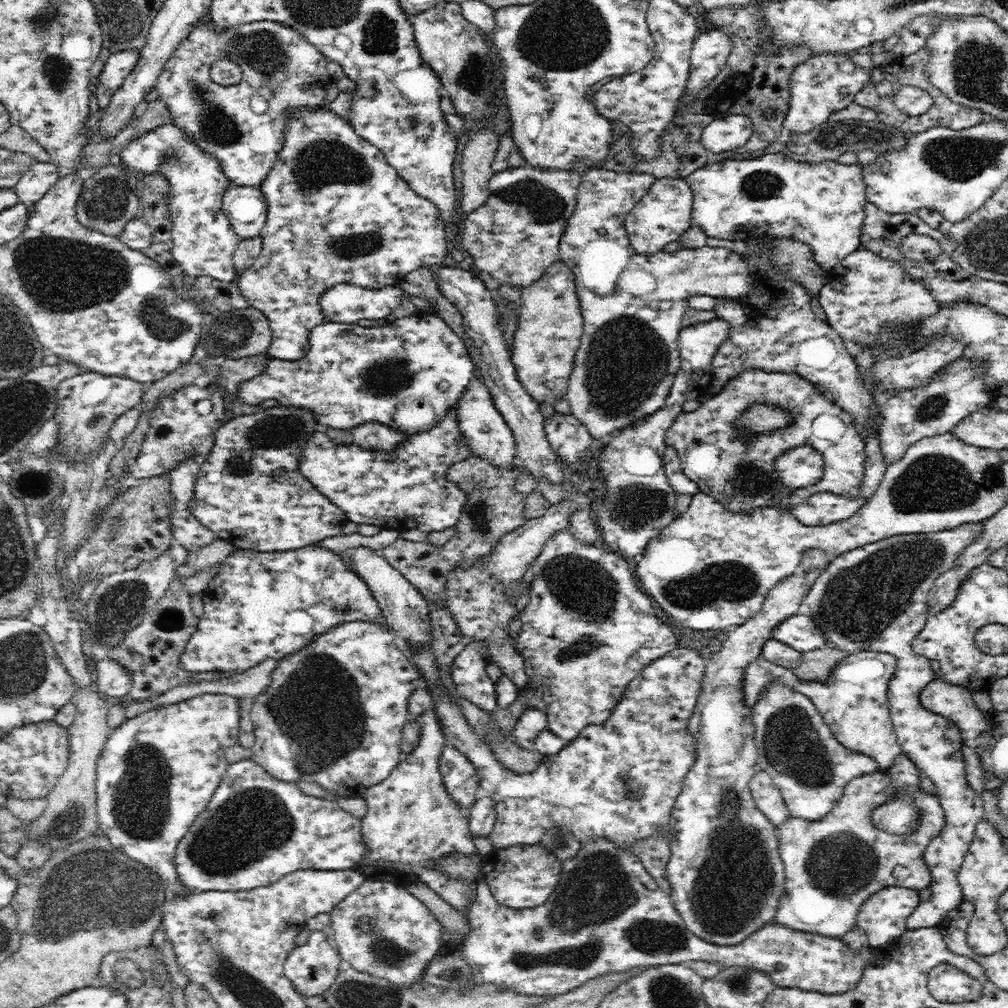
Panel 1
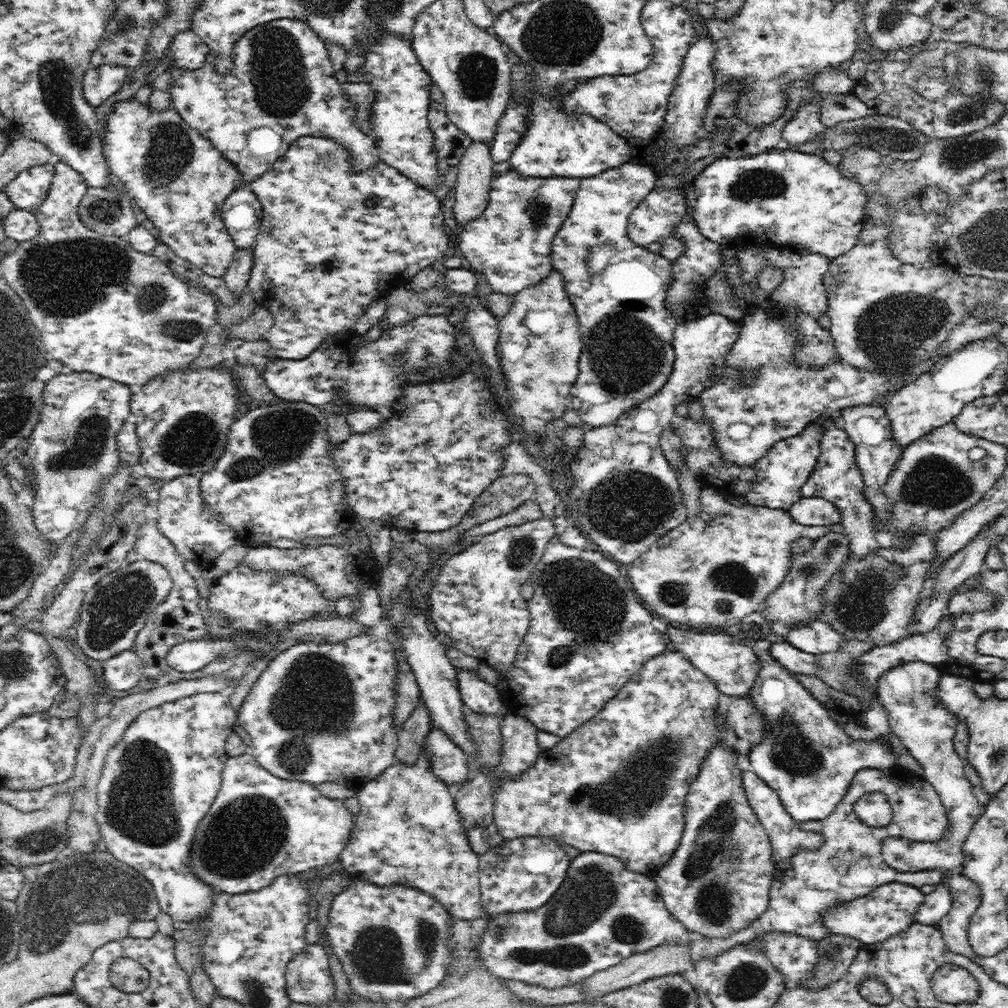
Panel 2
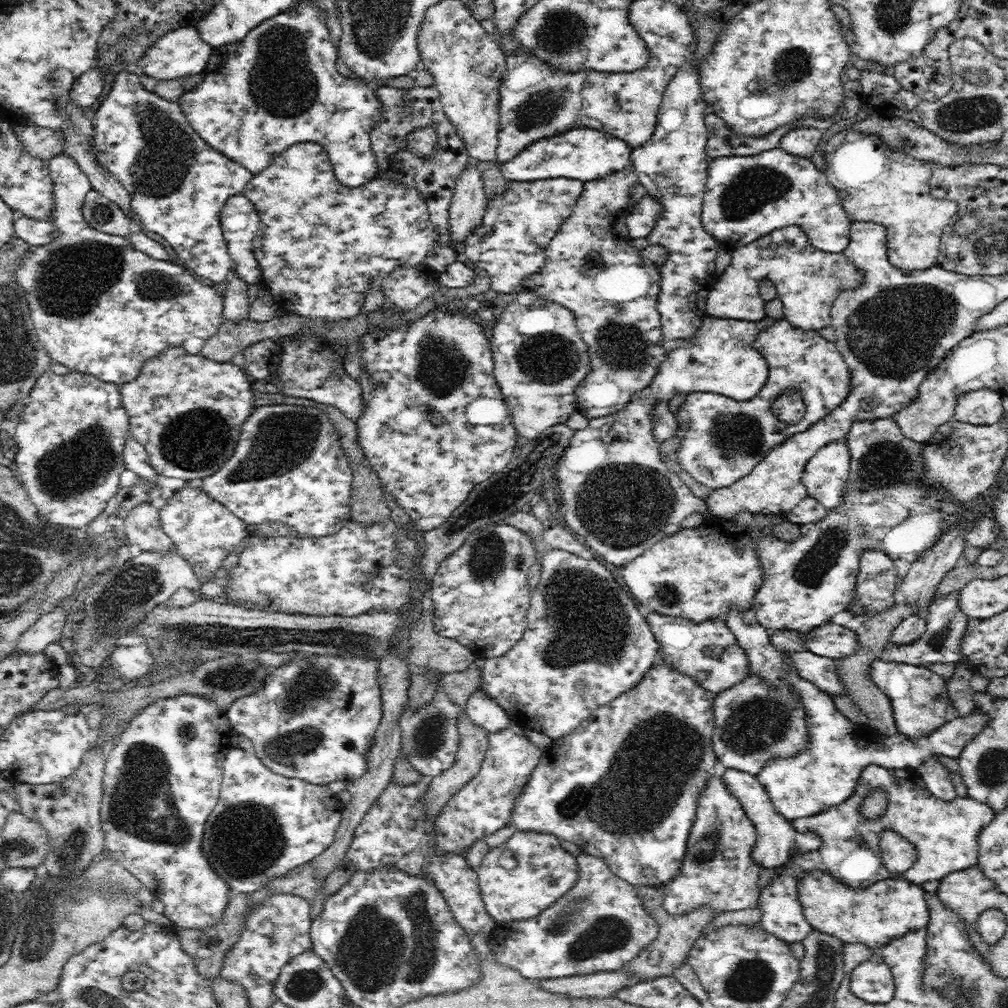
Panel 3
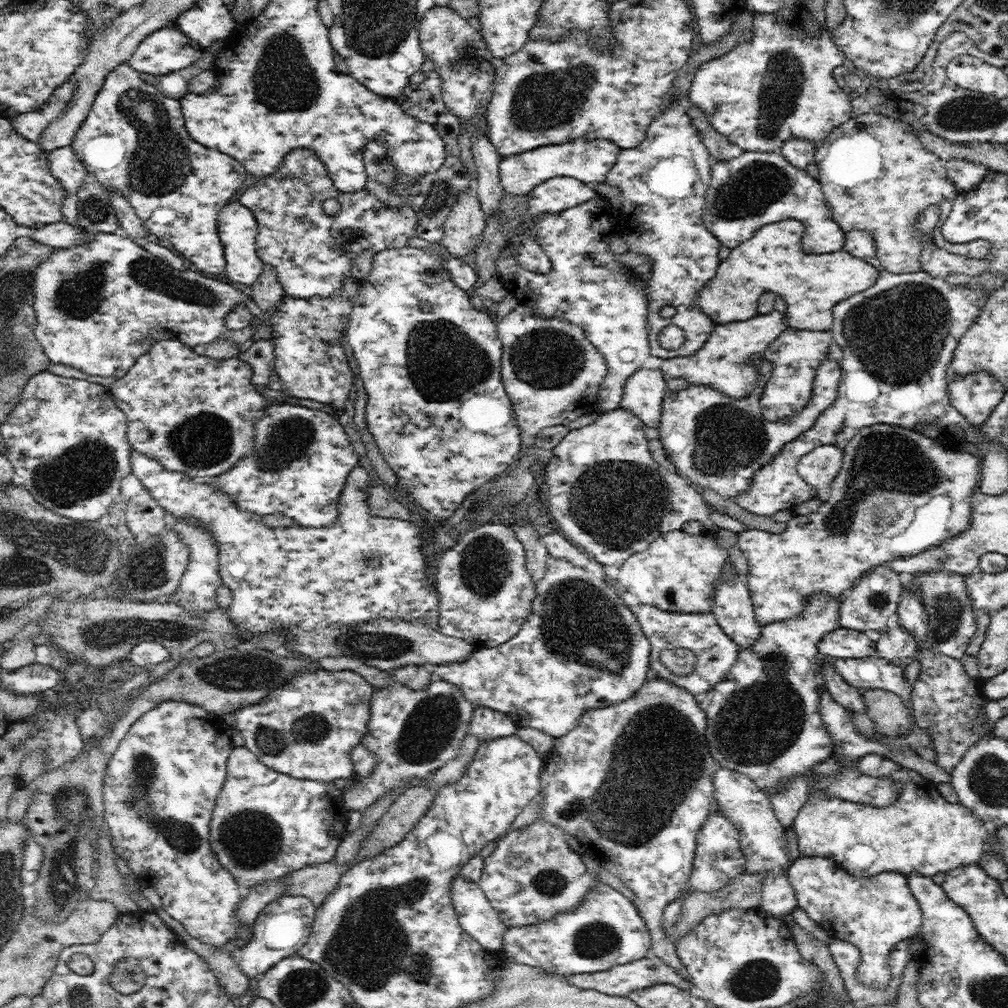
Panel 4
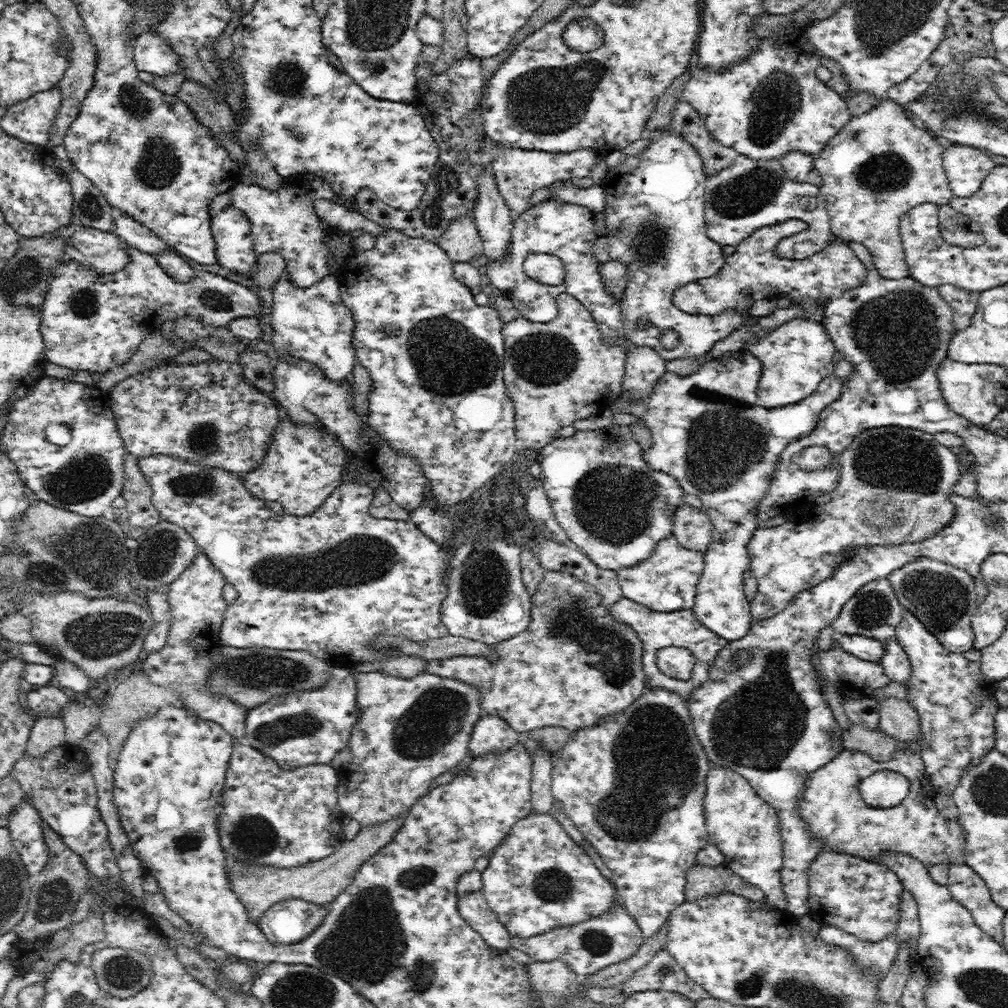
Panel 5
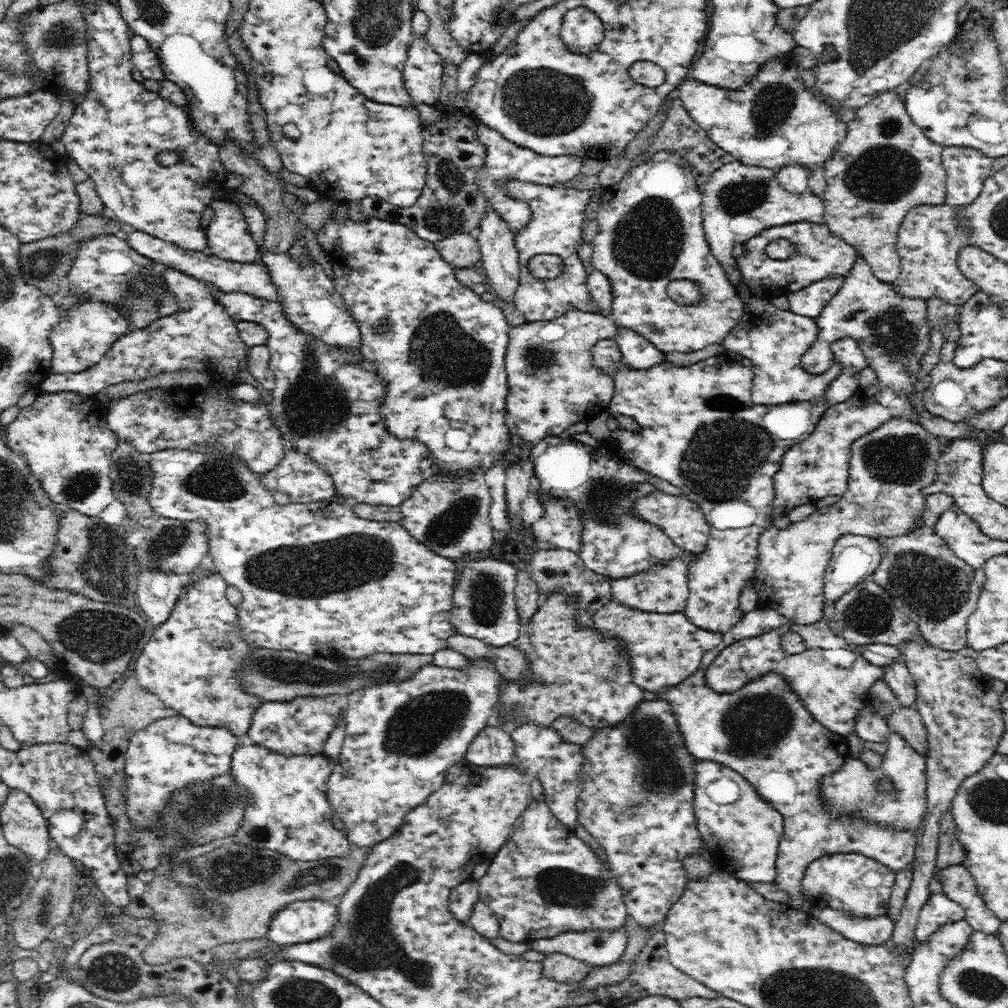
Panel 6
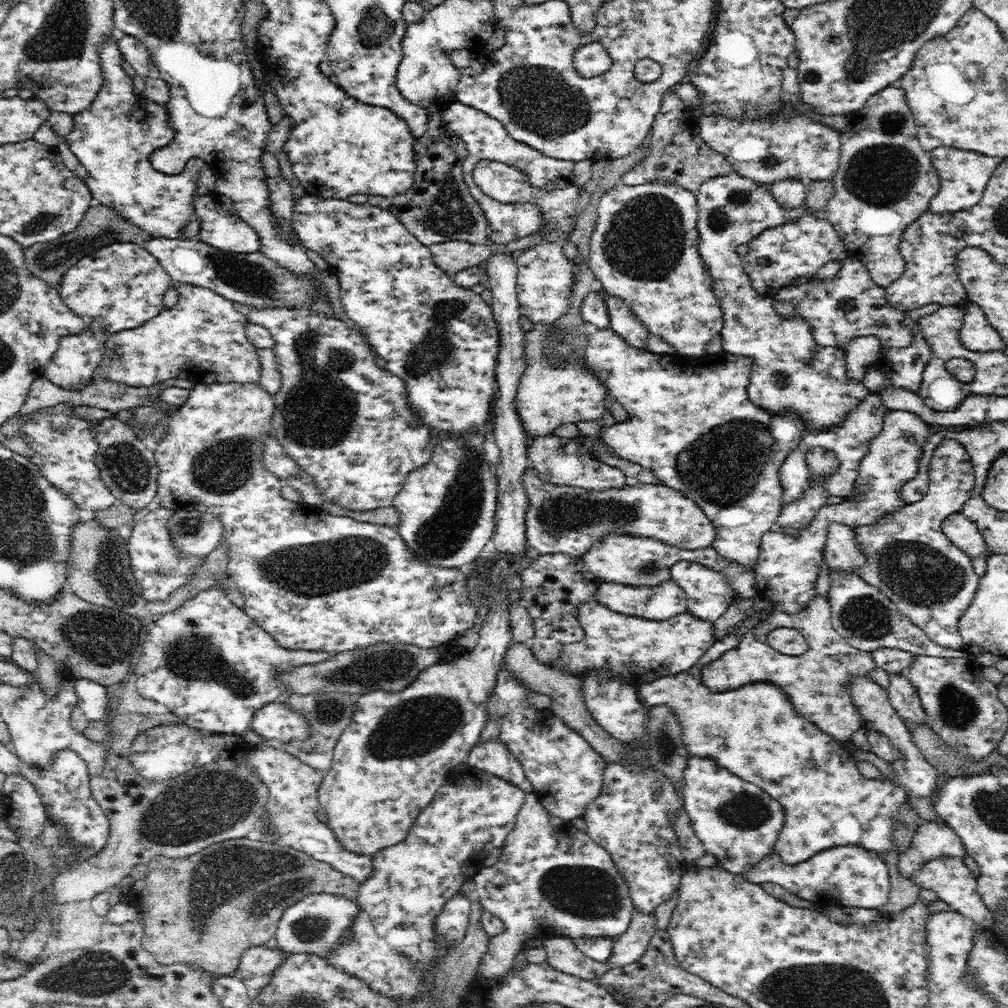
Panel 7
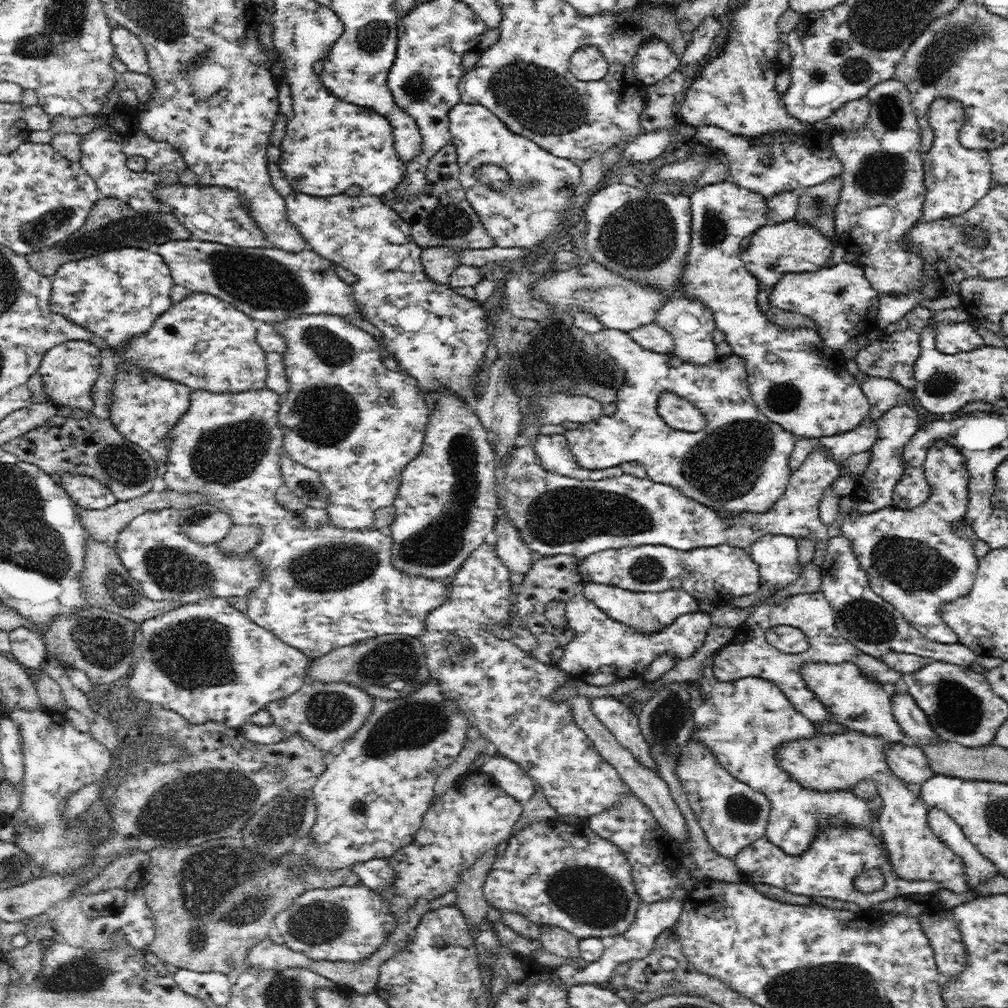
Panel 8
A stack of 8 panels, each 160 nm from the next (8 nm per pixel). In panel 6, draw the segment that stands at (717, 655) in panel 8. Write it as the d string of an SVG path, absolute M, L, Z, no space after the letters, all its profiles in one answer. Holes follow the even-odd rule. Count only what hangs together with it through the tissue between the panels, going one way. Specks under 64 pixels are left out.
M822 615L816 622L812 624L792 624L784 621L778 627L759 635L749 636L748 638L733 642L726 648L723 648L718 656L711 662L704 676L705 684L714 693L736 693L741 690L745 684L756 681L757 679L770 675L780 675L786 683L796 693L802 709L806 709L818 724L824 726L826 731L847 738L849 734L855 731L856 718L860 712L869 705L870 688L876 681L882 680L885 670L881 667L868 662L860 649L851 647L846 639L838 636L836 631L832 631L828 625L828 620ZM798 631L804 642L806 650L802 654L784 654L779 647L779 638L783 632Z

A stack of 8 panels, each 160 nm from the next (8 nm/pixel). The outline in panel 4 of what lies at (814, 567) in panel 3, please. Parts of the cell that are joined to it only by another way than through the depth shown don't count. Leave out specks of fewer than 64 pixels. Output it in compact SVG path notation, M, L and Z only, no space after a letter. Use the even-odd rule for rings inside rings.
M873 424L871 427L862 428L844 447L840 471L836 474L836 478L830 481L829 484L830 496L826 501L820 503L816 513L804 516L794 514L787 522L786 529L781 534L749 528L741 532L738 540L738 548L747 558L748 567L750 567L746 576L746 583L752 595L751 599L756 622L765 625L793 617L800 610L801 600L814 591L828 591L830 595L836 595L836 597L843 599L847 592L850 591L850 588L854 586L855 580L868 570L872 570L878 565L884 565L893 558L914 556L926 550L928 548L928 500L932 496L944 496L944 494L948 494L948 500L950 500L950 518L948 518L948 524L946 524L946 532L948 532L948 536L946 537L953 537L962 532L969 525L969 512L971 511L969 496L976 490L976 486L980 481L979 463L976 455L972 455L965 450L948 450L936 438L924 435L919 430L913 431L898 425L888 424Z

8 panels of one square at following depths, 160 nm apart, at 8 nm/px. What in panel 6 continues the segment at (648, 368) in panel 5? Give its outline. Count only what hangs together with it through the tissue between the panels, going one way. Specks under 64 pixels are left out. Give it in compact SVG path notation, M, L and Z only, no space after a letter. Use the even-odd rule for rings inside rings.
M619 326L615 341L622 351L624 361L634 368L648 368L664 361L665 353L656 348L642 334Z

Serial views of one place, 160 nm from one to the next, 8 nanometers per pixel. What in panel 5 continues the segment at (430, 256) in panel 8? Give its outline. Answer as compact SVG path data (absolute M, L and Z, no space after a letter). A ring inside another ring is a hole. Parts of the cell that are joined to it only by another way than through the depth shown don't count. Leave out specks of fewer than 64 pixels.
M471 217L454 220L437 243L453 264L479 263L484 252L482 241Z

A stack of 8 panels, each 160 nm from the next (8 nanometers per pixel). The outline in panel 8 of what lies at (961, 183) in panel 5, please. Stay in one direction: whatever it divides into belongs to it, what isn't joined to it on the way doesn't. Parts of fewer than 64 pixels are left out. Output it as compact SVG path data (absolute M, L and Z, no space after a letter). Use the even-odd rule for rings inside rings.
M936 95L927 106L927 121L933 130L933 141L928 154L923 158L925 196L923 211L916 225L931 224L944 221L965 214L973 208L982 198L985 198L992 189L991 170L989 165L989 152L984 148L966 148L959 141L961 126L966 122L966 109L954 97Z

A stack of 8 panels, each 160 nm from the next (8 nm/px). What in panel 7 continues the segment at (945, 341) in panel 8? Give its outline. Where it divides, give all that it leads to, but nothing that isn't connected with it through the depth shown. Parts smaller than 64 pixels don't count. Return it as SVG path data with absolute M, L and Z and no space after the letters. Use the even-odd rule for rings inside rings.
M966 301L963 307L965 317L960 332L958 332L960 346L974 352L997 351L1006 347L1005 342L992 329L985 314L977 304Z

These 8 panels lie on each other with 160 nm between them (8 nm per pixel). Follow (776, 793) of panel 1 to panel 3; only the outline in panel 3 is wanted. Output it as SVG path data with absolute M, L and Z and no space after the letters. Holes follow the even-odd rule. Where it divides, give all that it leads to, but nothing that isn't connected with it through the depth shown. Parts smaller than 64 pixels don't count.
M726 768L721 776L721 781L726 787L726 790L740 802L742 811L745 816L753 824L756 831L756 840L751 848L751 857L754 862L757 862L764 868L772 868L786 862L789 857L789 850L794 846L798 846L798 850L806 851L808 847L815 849L820 846L821 840L819 836L808 833L806 837L800 836L789 820L784 819L769 799L767 792L764 790L763 784L756 776L748 774L748 771L742 772L736 768Z

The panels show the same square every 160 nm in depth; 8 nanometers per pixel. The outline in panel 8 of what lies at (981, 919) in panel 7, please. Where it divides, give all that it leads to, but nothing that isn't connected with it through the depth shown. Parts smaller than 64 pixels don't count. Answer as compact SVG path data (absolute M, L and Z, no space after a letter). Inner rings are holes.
M846 730L846 732L838 732L838 734L816 734L816 736L812 737L800 737L796 738L796 740L788 740L788 742L782 742L778 748L775 749L775 761L780 768L789 776L790 780L799 784L802 788L805 788L809 791L819 792L822 794L824 792L827 794L828 792L832 794L832 792L848 792L851 788L862 782L864 780L872 780L879 792L879 799L881 800L882 808L881 814L879 816L879 827L881 828L881 836L883 837L884 844L886 845L887 851L889 852L889 859L891 865L893 866L893 871L901 878L909 881L923 881L924 879L935 880L940 883L940 888L948 889L958 893L969 893L971 888L967 886L964 882L964 865L960 855L956 854L952 848L948 847L946 843L932 830L931 824L928 823L928 818L930 815L930 808L925 804L922 800L922 797L918 791L918 789L909 786L905 783L900 777L894 774L894 771L890 768L890 765L887 763L887 749L890 744L887 740L885 740L880 734L874 734L874 736L869 736L867 733L862 733L856 730Z

